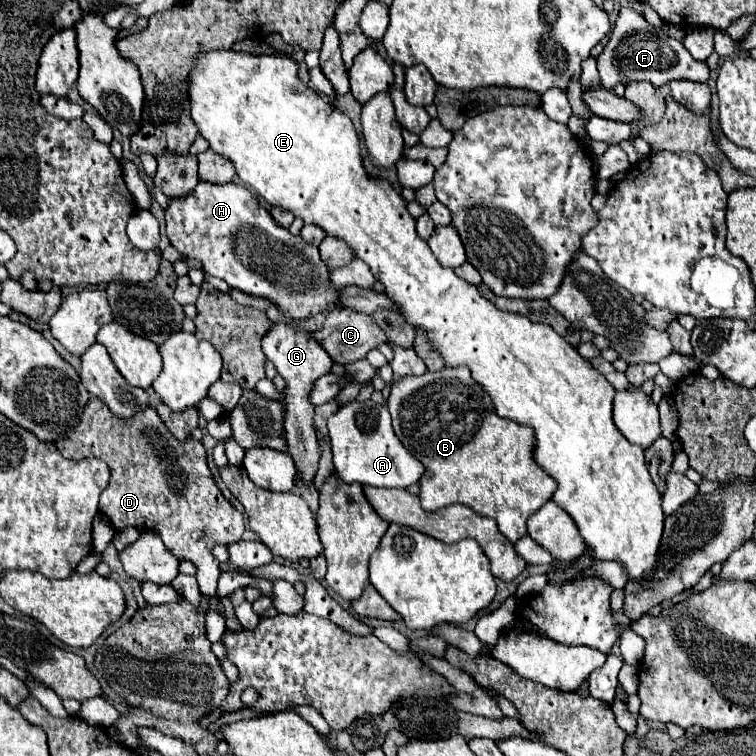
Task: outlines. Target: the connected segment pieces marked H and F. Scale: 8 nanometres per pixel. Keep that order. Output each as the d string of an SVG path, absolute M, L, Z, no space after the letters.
M198 182L188 198L172 198L166 210L166 236L180 254L202 262L206 274L222 278L234 290L270 300L288 320L306 320L338 304L340 294L330 286L330 268L322 262L318 246L304 242L300 236L292 240L290 230L276 224L270 212L258 204L258 198L240 184L212 186L208 182Z
M620 8L608 44L598 56L598 72L606 90L634 80L648 80L654 86L666 86L672 78L690 78L694 82L708 82L710 78L706 62L694 60L682 42L666 36L662 30L656 30L644 20L644 16L630 8Z

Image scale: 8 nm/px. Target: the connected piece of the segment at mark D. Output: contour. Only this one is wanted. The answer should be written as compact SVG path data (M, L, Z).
M94 398L86 404L80 424L58 438L56 446L72 460L86 456L104 460L110 466L112 478L100 496L100 512L116 530L128 526L156 530L176 558L186 558L196 566L202 596L216 604L218 614L224 614L224 606L216 594L220 568L212 548L238 542L244 532L244 518L224 498L212 472L208 472L202 442L194 438L186 438L184 442L176 440L152 406L142 408L132 418L118 418L100 398Z

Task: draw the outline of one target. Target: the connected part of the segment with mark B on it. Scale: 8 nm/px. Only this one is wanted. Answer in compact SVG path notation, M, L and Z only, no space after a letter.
M466 366L444 368L440 372L426 372L424 376L406 376L392 384L388 398L388 410L392 414L392 426L402 444L426 464L424 478L420 480L420 502L422 508L432 512L450 504L464 504L482 516L490 516L498 522L500 532L516 544L526 536L526 520L540 506L544 506L554 490L556 480L540 470L534 460L536 436L530 426L500 418L488 392L472 380Z

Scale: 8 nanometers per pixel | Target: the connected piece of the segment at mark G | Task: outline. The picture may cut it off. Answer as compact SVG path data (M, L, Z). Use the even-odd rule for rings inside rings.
M274 324L272 326L272 330L262 338L262 352L276 366L278 374L286 380L288 402L284 404L286 406L284 430L286 430L286 438L288 438L288 454L294 458L296 468L302 472L302 478L312 480L316 476L316 470L318 470L320 448L318 448L316 430L312 428L314 406L308 402L308 390L312 390L312 382L316 382L316 378L330 372L334 362L328 356L328 352L316 340L312 340L308 336L308 332L298 334L288 324Z

